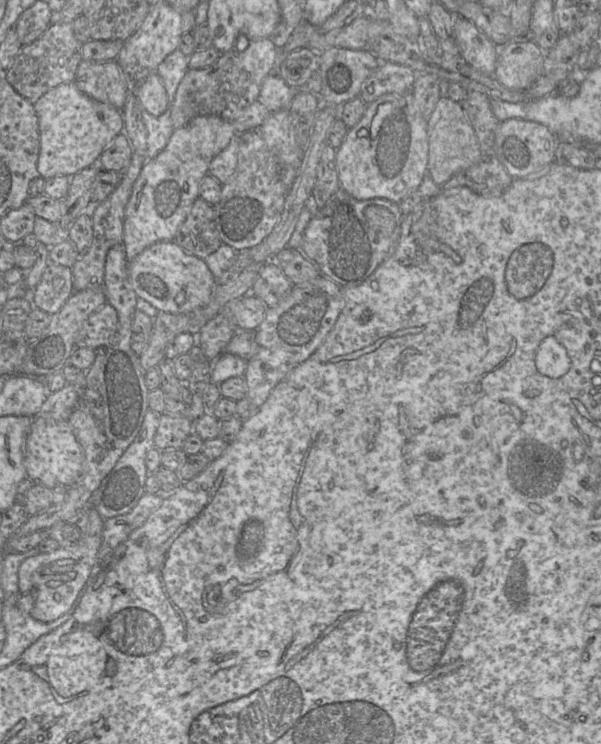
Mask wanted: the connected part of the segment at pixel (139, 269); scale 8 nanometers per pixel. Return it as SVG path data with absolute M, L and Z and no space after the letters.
M159 241L138 254L128 264L128 276L138 298L149 302L160 312L186 313L206 305L210 299L215 278L204 259L189 254L174 241Z

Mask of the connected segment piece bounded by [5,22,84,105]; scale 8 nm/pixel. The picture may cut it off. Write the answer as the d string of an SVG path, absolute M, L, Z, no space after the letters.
M71 22L51 25L38 39L23 46L13 64L5 71L6 80L32 105L50 89L76 78L82 60L82 44L73 31Z

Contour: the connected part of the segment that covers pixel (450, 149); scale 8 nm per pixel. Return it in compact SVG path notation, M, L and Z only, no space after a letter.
M440 97L427 119L429 140L428 174L438 186L454 174L471 167L481 158L479 141L460 103L448 97Z

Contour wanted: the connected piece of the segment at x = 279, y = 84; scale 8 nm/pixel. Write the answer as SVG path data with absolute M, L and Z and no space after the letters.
M269 74L262 83L257 101L270 112L289 109L300 89L289 86L280 76Z

